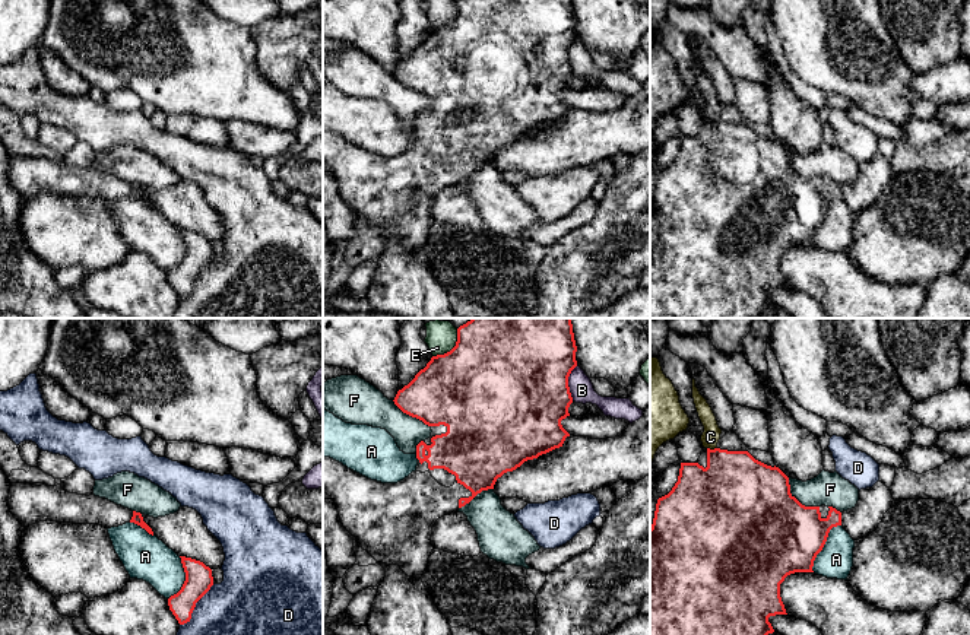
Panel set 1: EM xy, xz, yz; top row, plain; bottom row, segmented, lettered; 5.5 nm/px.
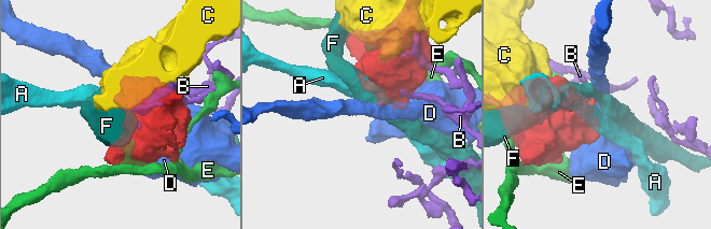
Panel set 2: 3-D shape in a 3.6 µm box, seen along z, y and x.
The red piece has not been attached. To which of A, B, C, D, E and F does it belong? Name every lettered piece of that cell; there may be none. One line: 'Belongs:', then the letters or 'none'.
Belongs: none

